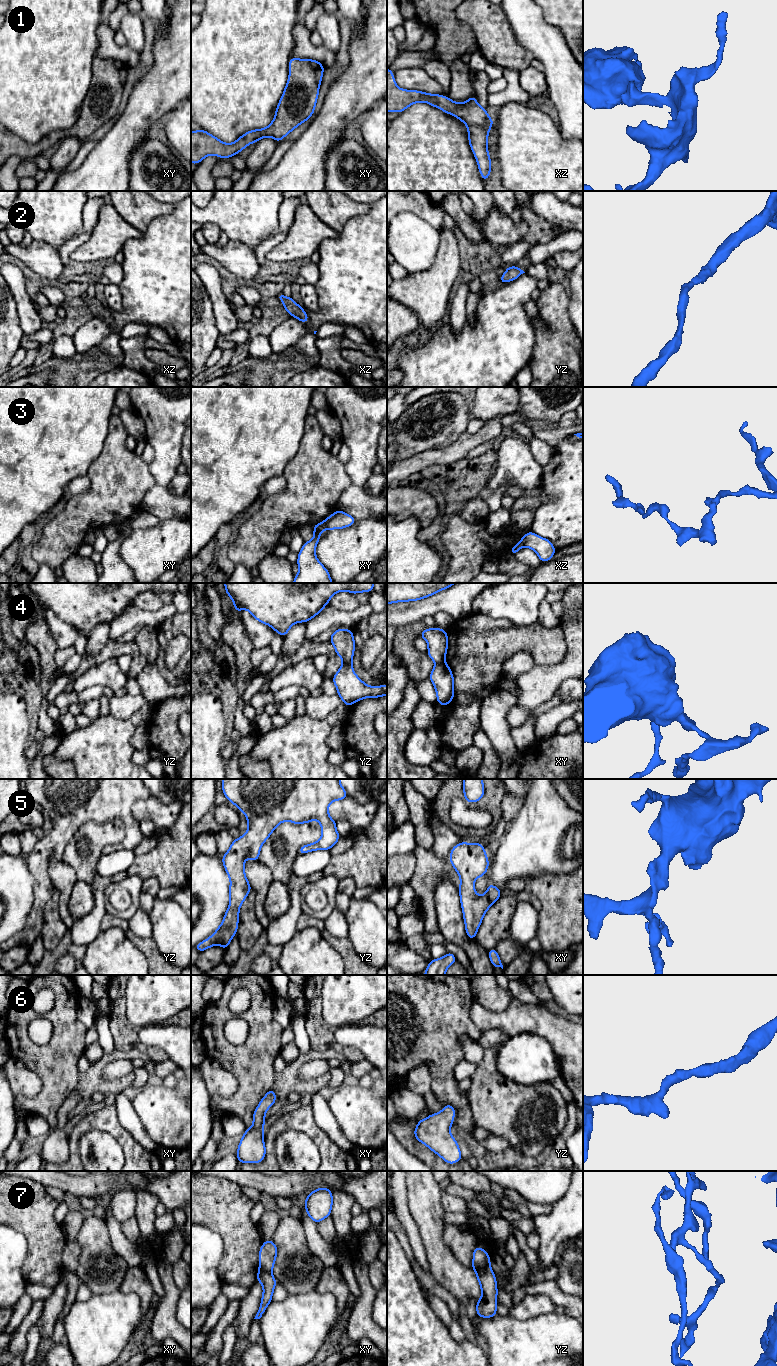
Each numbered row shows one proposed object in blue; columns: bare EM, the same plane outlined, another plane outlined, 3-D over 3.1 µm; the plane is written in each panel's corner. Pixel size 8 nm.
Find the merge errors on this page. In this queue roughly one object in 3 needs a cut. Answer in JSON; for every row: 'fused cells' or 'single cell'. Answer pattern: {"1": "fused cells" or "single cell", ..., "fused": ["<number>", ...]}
{"1": "single cell", "2": "single cell", "3": "fused cells", "4": "fused cells", "5": "single cell", "6": "single cell", "7": "fused cells", "fused": ["3", "4", "7"]}

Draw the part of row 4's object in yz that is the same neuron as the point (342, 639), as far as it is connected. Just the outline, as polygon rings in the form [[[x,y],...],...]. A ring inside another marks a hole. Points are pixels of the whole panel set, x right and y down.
[[[340,628],[330,636],[330,642],[334,645],[336,655],[340,656],[344,664],[352,662],[355,641],[352,630]]]

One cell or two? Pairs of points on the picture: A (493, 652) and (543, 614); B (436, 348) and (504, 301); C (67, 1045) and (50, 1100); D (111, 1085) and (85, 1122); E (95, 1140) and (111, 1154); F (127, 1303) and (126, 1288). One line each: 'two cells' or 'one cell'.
A: two cells
B: one cell
C: one cell
D: two cells
E: one cell
F: two cells

